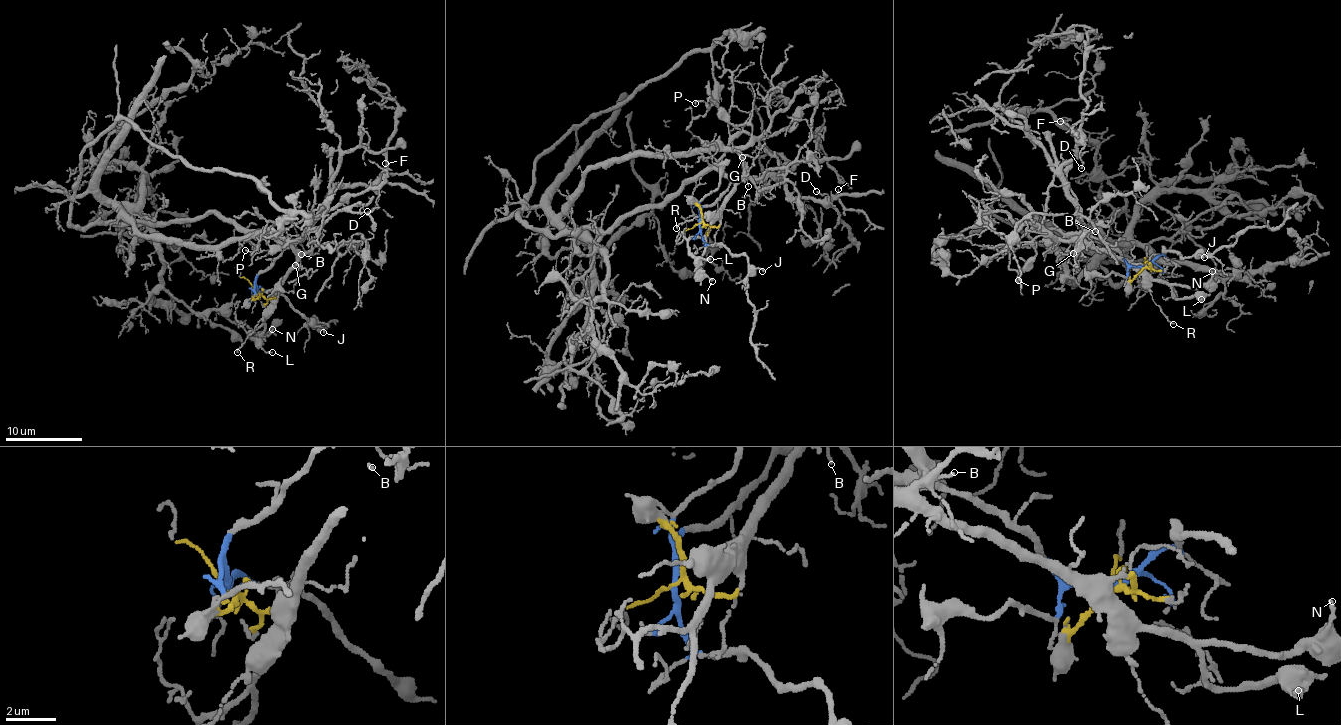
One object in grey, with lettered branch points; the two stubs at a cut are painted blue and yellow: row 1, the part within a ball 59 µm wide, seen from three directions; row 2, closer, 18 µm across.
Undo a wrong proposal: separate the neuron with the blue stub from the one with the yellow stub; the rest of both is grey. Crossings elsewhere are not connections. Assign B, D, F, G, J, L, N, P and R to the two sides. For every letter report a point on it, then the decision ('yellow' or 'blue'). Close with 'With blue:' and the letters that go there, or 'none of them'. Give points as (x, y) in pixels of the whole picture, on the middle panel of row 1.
B: (748, 186) | blue
D: (816, 191) | blue
F: (838, 189) | blue
G: (742, 157) | yellow
J: (762, 271) | blue
L: (710, 259) | yellow
N: (712, 281) | yellow
P: (695, 103) | blue
R: (676, 228) | yellow
With blue: B, D, F, J, P

